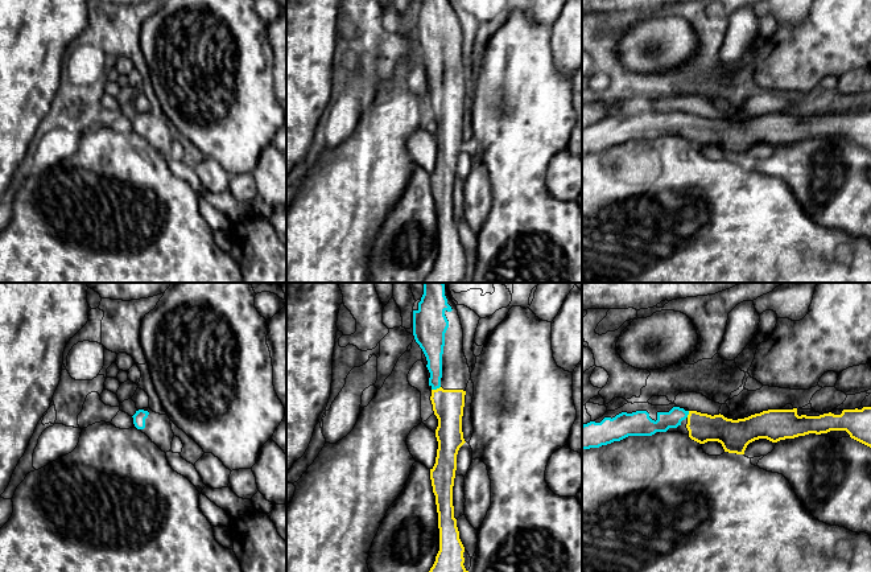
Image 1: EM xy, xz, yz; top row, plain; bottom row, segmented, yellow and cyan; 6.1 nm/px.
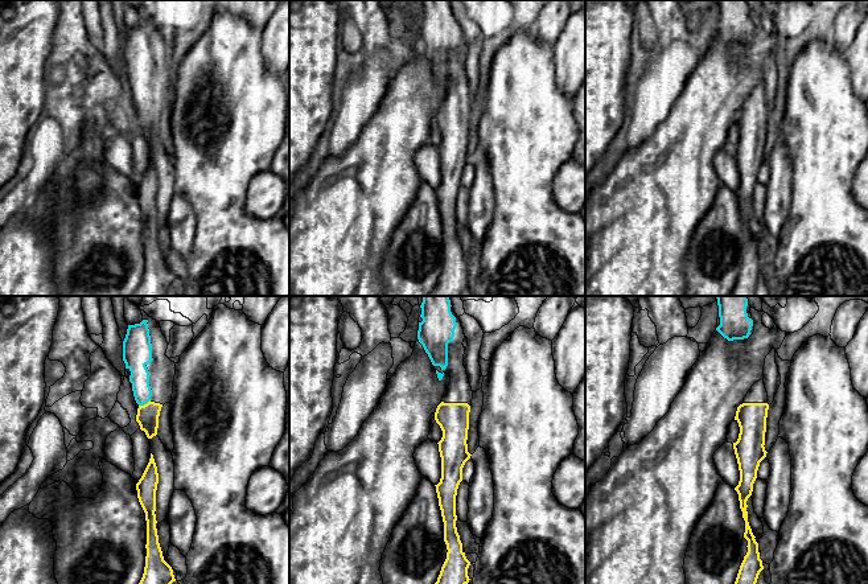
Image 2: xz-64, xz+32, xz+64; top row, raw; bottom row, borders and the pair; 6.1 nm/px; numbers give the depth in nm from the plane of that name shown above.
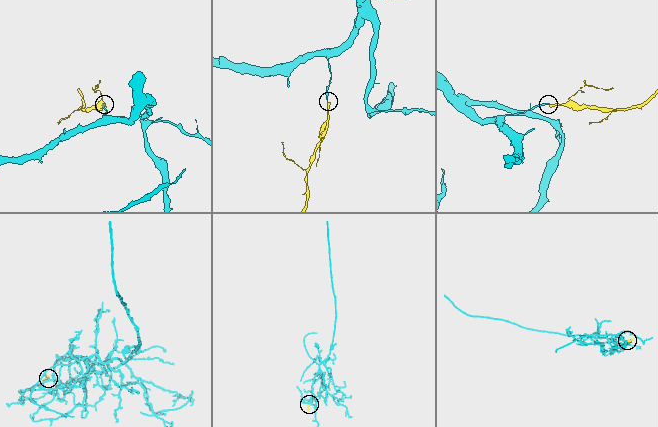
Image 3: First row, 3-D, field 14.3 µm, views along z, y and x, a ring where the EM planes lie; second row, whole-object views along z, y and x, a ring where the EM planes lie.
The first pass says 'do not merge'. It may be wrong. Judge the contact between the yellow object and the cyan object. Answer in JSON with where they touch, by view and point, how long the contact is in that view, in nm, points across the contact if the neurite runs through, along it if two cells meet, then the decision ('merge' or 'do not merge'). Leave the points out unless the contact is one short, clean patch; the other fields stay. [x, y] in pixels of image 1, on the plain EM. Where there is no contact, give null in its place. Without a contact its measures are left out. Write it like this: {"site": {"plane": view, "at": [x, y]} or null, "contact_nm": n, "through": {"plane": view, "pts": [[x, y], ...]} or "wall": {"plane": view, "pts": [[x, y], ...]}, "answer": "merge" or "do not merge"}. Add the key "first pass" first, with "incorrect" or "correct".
{"first pass": "incorrect", "site": {"plane": "xz", "at": [437, 93]}, "contact_nm": 60, "through": {"plane": "xz", "pts": [[448, 108], [438, 99], [437, 93], [433, 52]]}, "answer": "merge"}

